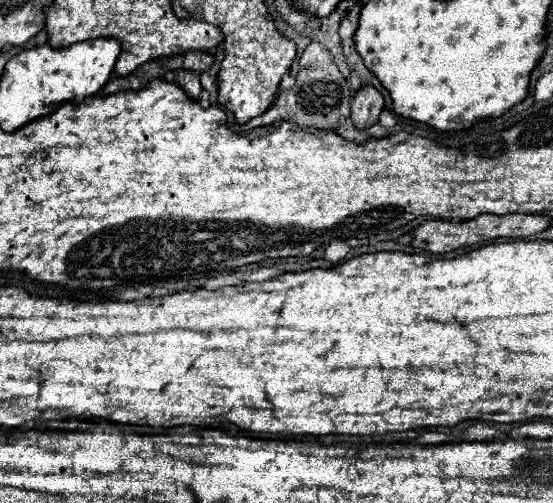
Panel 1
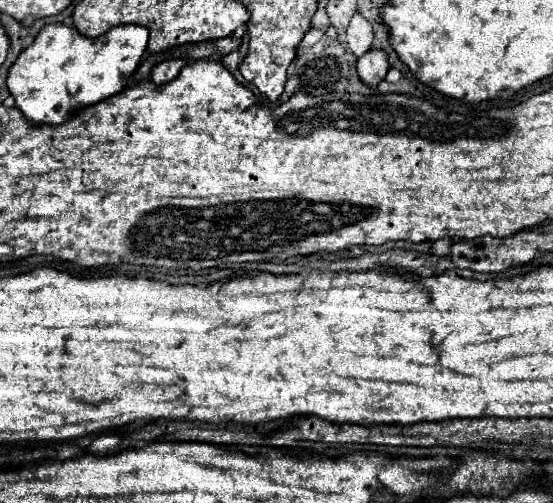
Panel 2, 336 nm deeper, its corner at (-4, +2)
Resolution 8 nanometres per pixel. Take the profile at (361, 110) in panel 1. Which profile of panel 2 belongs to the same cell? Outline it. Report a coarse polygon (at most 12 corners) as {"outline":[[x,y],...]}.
{"outline":[[368,50],[358,58],[364,84],[376,86],[390,64],[384,50]]}

